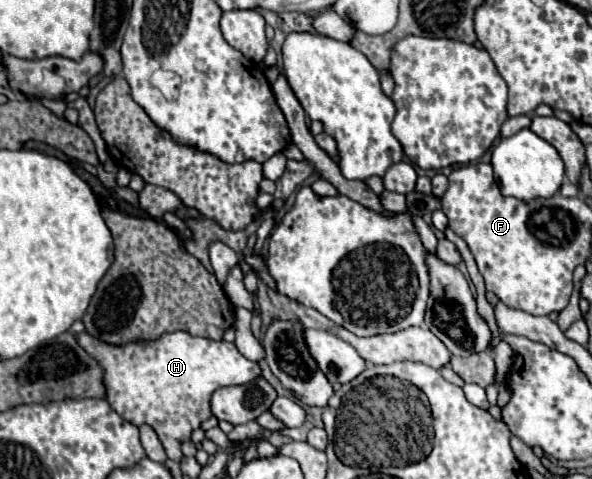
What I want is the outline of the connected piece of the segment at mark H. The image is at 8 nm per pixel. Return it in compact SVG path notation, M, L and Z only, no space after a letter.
M177 330L177 332L165 332L161 334L161 338L157 340L139 340L139 342L129 342L125 346L113 346L107 342L97 340L95 336L91 336L89 332L79 332L77 336L79 346L97 360L97 364L103 370L103 384L105 384L105 400L109 402L109 406L129 424L133 426L141 426L141 424L149 424L163 448L167 458L179 462L183 458L181 452L181 444L191 440L191 432L197 430L201 426L201 422L209 420L209 404L211 404L211 396L217 388L223 386L235 386L235 384L247 384L251 382L251 378L261 376L259 364L247 360L245 356L239 354L239 350L235 348L235 344L231 342L223 342L223 340L209 340L209 338L201 338L201 336L191 336L189 332Z

